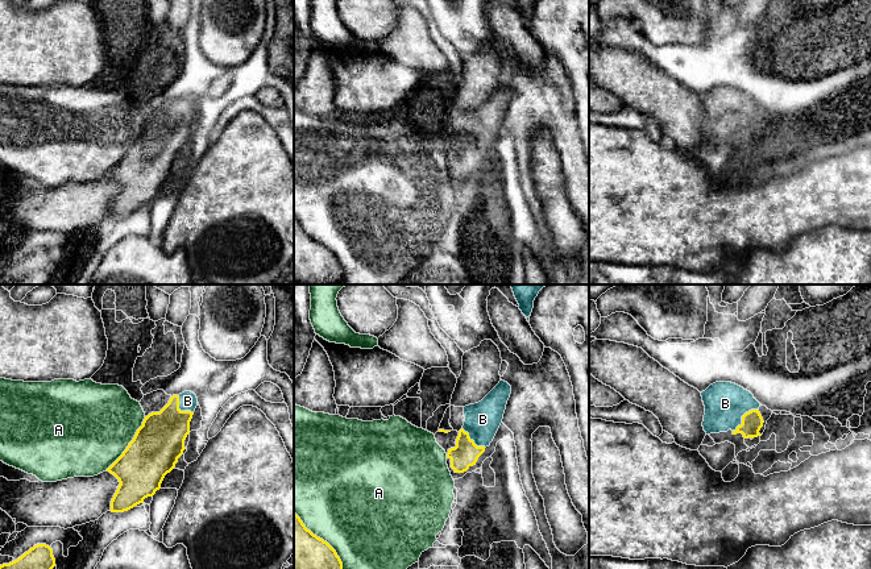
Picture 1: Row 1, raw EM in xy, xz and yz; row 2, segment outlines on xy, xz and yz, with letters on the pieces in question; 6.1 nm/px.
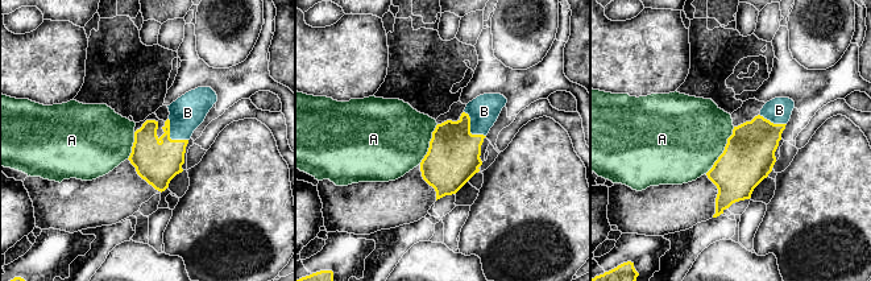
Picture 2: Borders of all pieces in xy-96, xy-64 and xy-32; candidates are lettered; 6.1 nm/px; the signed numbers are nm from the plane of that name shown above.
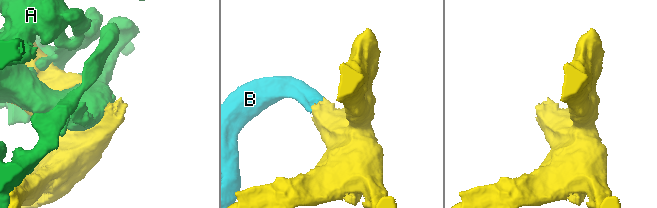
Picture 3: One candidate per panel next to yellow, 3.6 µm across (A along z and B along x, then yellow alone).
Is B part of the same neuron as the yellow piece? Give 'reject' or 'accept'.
accept

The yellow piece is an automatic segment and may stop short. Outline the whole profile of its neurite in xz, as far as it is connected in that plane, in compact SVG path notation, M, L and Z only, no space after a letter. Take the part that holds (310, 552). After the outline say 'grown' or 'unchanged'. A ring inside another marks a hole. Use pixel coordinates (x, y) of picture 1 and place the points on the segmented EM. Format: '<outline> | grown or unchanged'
M294 512L294 569L343 569L336 551L306 528Z | unchanged

